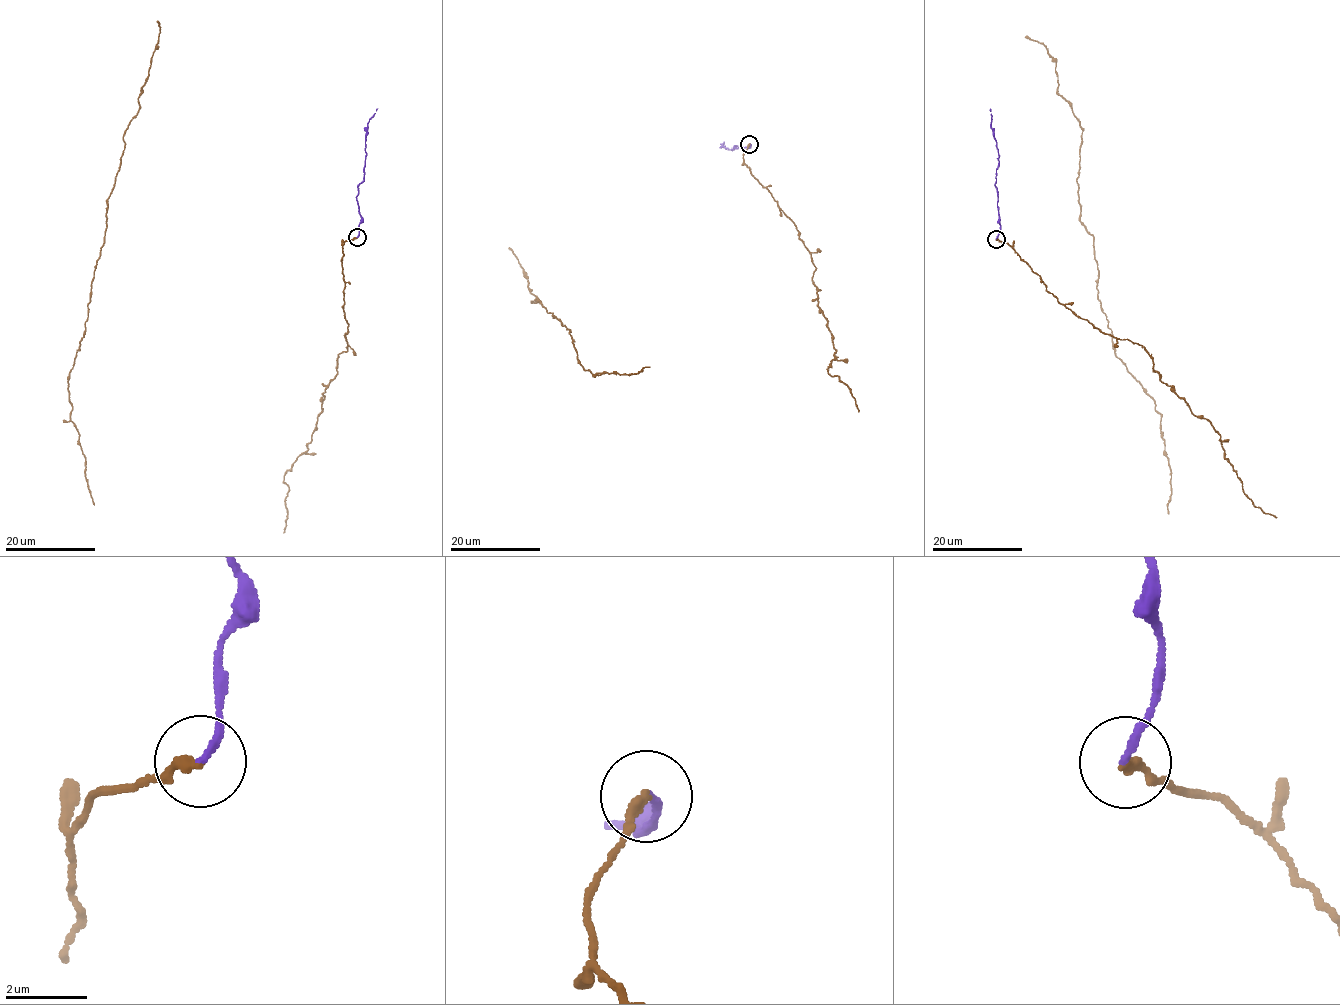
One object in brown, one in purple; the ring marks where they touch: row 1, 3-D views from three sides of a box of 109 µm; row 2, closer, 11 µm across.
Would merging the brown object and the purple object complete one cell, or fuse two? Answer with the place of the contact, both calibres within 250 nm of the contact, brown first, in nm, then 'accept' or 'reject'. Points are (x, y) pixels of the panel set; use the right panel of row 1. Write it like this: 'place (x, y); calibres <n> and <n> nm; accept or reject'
place (996, 239); calibres 240 and 160 nm; accept

